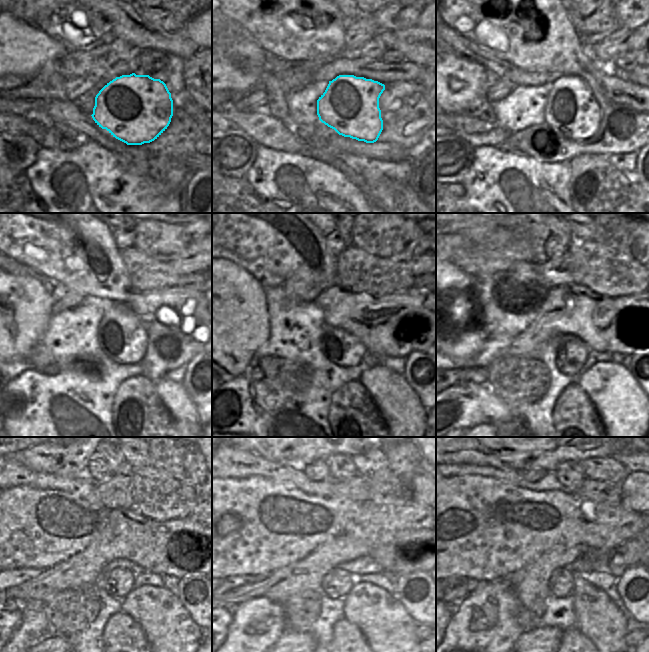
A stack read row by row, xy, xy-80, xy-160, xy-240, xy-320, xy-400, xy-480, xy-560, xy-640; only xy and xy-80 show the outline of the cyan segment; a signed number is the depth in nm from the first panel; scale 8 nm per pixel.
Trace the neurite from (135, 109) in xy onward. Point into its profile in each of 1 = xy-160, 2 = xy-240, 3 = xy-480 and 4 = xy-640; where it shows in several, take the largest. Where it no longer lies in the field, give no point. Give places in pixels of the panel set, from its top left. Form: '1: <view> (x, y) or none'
1: xy-160 (571, 107)
2: xy-240 (121, 335)
3: xy-480 (118, 583)
4: xy-640 (561, 580)

